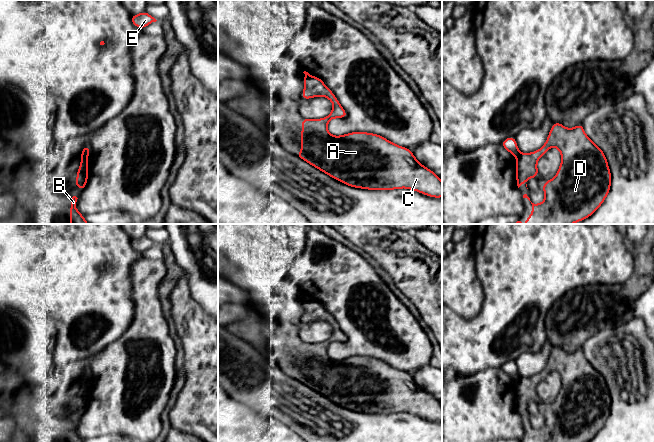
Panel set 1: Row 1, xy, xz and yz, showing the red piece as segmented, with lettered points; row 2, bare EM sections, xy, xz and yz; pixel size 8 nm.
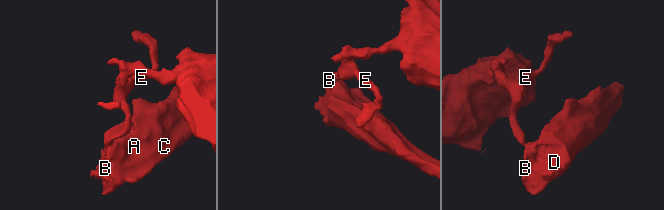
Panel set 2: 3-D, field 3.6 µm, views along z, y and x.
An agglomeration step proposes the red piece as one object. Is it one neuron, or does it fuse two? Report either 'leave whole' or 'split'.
split

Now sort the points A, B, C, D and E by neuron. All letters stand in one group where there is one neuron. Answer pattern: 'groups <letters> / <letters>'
groups A B C D / E

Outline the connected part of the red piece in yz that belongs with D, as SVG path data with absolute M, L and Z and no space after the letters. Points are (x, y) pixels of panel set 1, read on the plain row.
M553 347L546 367L532 377L520 377L516 385L516 406L518 412L529 402L539 398L537 386L548 373L556 371L561 377L561 389L556 400L547 404L542 413L545 423L542 427L532 428L528 442L588 442L604 426L611 411L611 396L603 375L585 358L582 348L566 352L561 347Z

